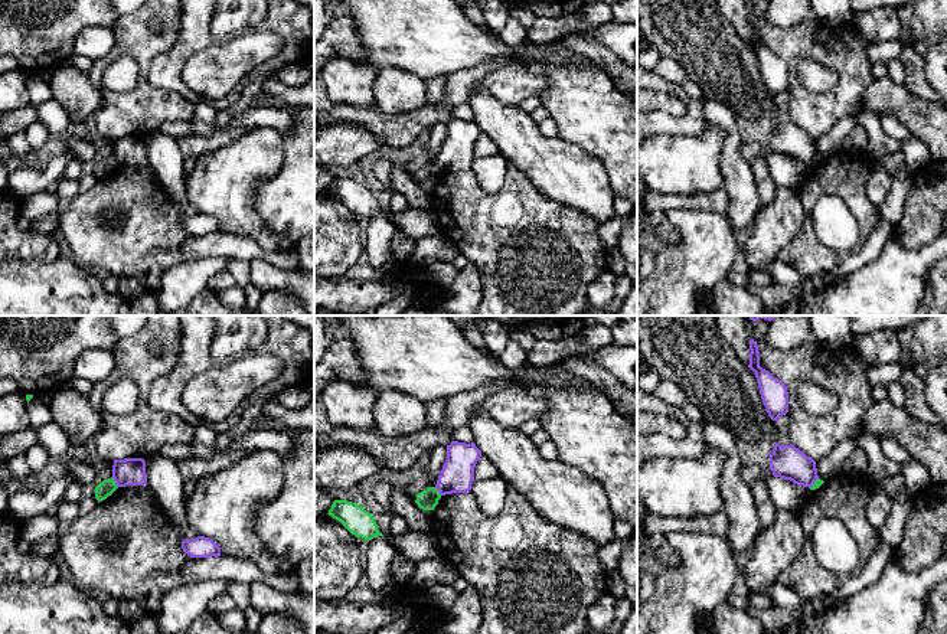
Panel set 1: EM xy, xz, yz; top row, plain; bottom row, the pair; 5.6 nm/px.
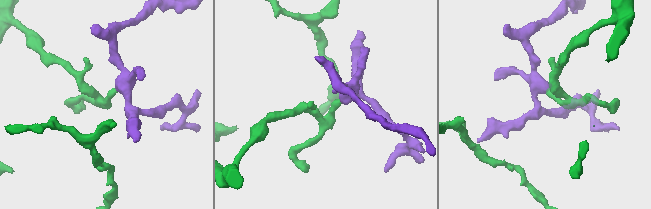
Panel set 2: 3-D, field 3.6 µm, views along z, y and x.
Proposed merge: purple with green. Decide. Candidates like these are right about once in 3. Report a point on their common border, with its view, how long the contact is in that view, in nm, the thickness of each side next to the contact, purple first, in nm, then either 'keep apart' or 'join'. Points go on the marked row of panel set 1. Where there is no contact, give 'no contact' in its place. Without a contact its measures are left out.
meets purple in xy at (116, 483); contact 70 nm long; 160 nm thick on the purple side, 90 nm on the other; keep apart

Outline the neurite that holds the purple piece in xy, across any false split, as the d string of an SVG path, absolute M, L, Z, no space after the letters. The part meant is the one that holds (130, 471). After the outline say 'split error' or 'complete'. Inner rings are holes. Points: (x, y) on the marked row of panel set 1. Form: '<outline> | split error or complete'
M143 458L114 460L112 478L117 487L147 484L146 461Z | complete

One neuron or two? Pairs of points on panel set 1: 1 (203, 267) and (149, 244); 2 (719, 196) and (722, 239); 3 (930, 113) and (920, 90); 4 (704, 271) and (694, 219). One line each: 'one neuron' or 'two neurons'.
1: two neurons
2: two neurons
3: two neurons
4: one neuron

